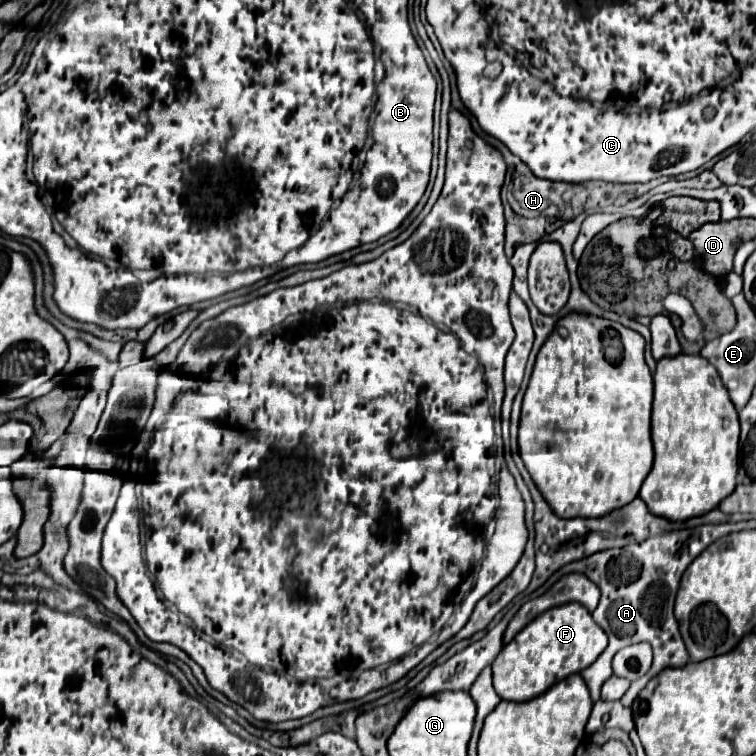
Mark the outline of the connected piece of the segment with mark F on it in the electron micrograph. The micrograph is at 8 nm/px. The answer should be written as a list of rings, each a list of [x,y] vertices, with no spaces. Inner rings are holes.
[[[573,602],[573,604],[563,604],[563,606],[557,606],[557,608],[551,608],[551,610],[543,612],[541,616],[537,616],[533,622],[529,622],[511,640],[511,644],[507,644],[499,652],[499,656],[493,662],[493,684],[495,684],[495,690],[497,690],[497,694],[503,700],[527,702],[527,700],[537,698],[539,694],[543,694],[549,686],[565,680],[571,674],[579,674],[581,670],[591,666],[599,658],[599,654],[605,650],[605,646],[607,646],[607,636],[595,624],[595,620],[591,618],[591,614],[587,612],[585,606]]]

